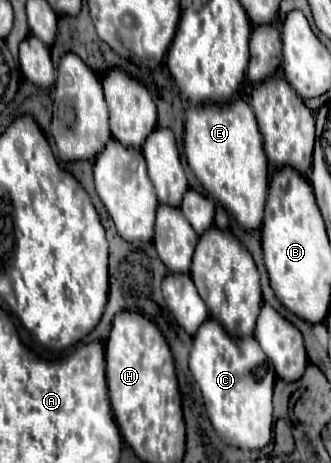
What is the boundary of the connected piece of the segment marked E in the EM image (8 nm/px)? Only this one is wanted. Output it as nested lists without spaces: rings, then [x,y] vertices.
[[[236,98],[228,106],[188,108],[184,150],[190,170],[200,180],[204,190],[218,200],[244,230],[260,230],[268,196],[268,160],[264,158],[262,136],[250,104]]]

